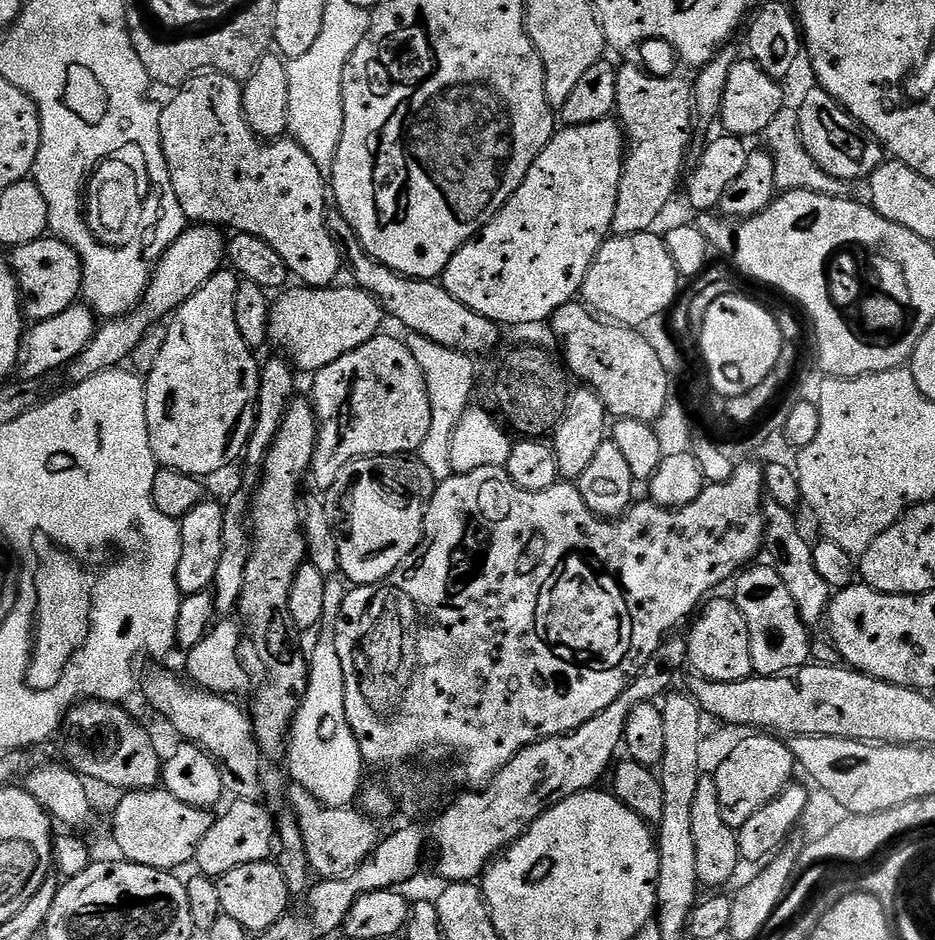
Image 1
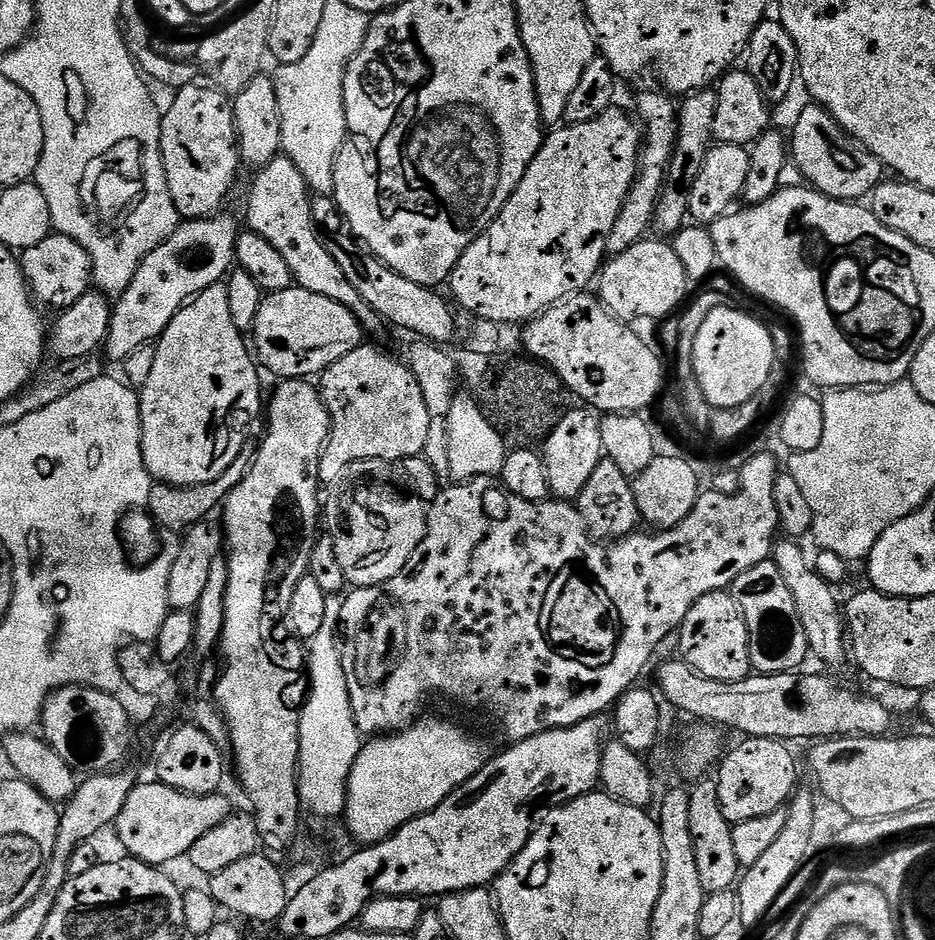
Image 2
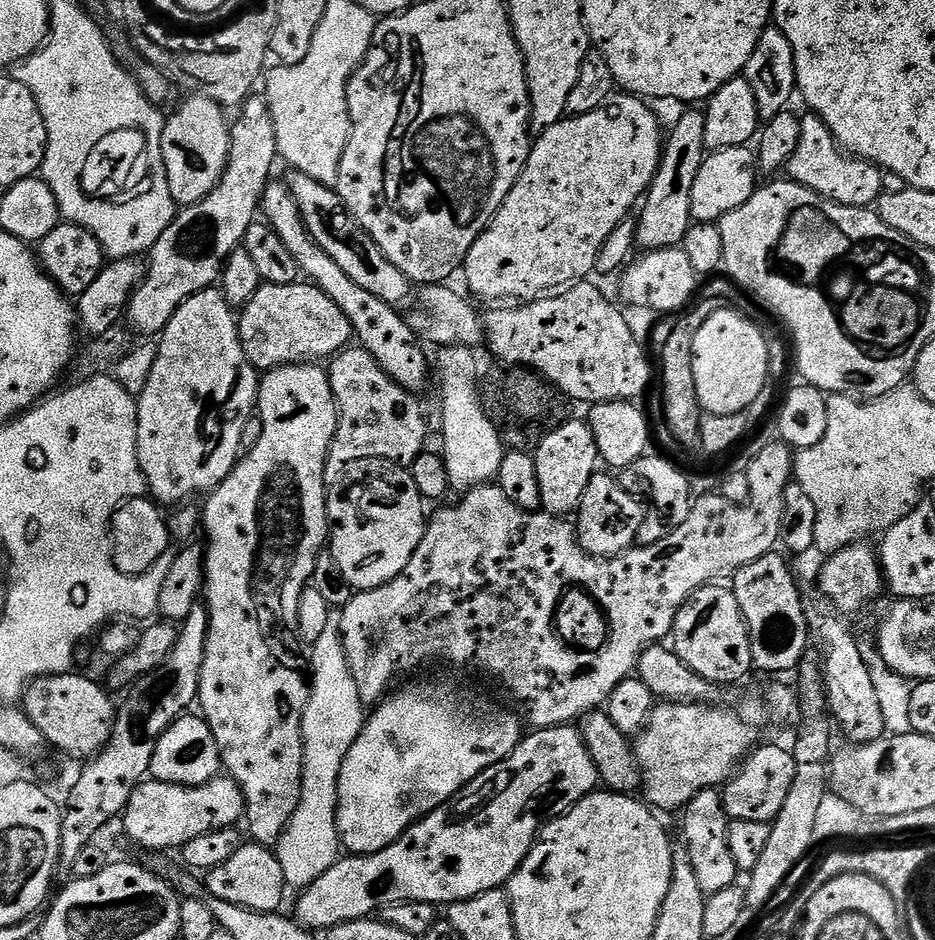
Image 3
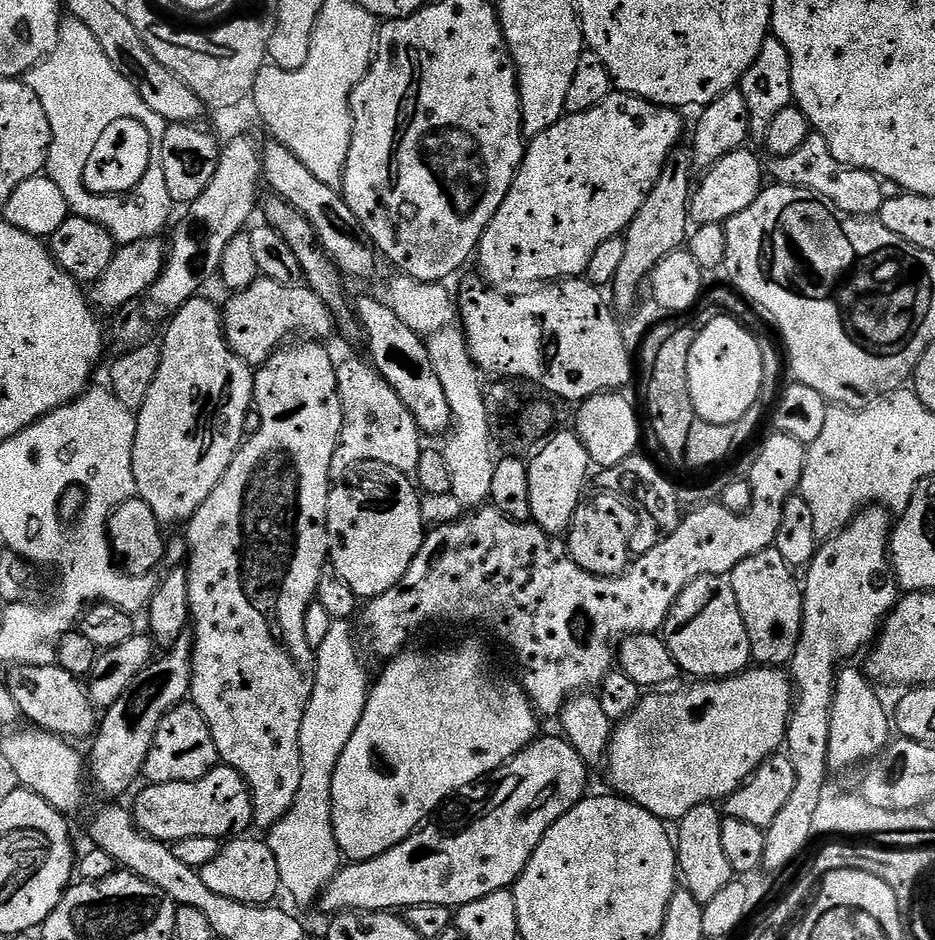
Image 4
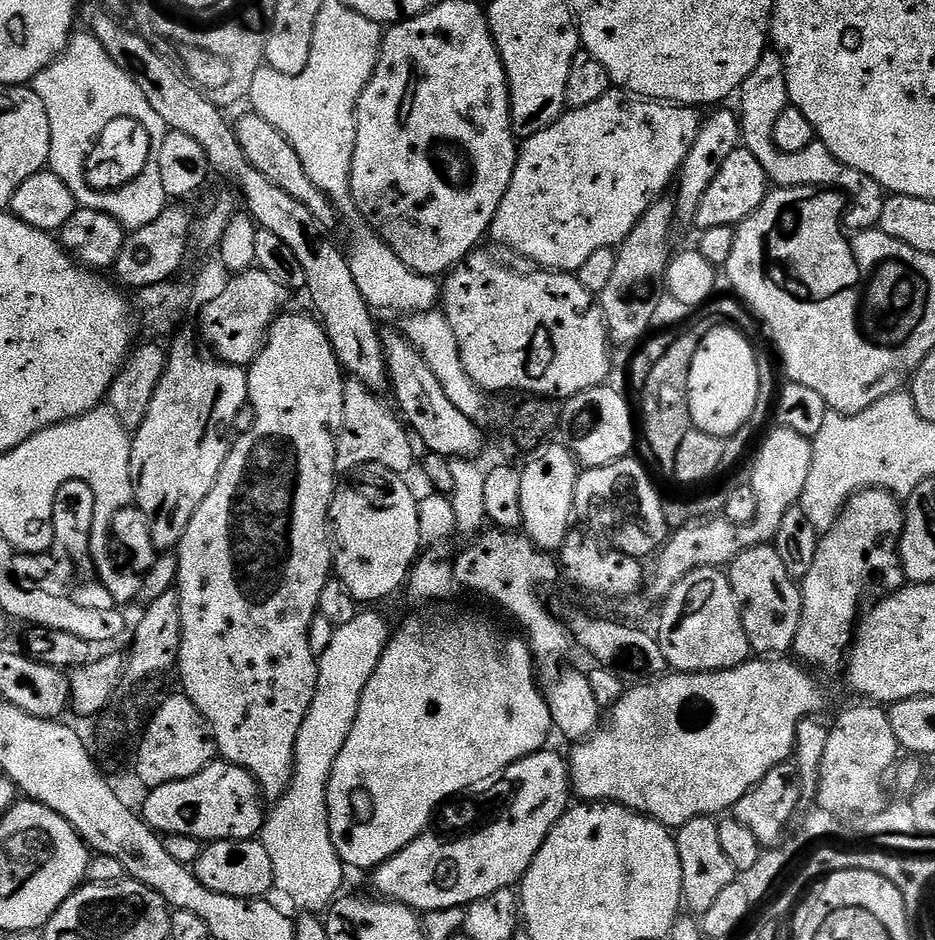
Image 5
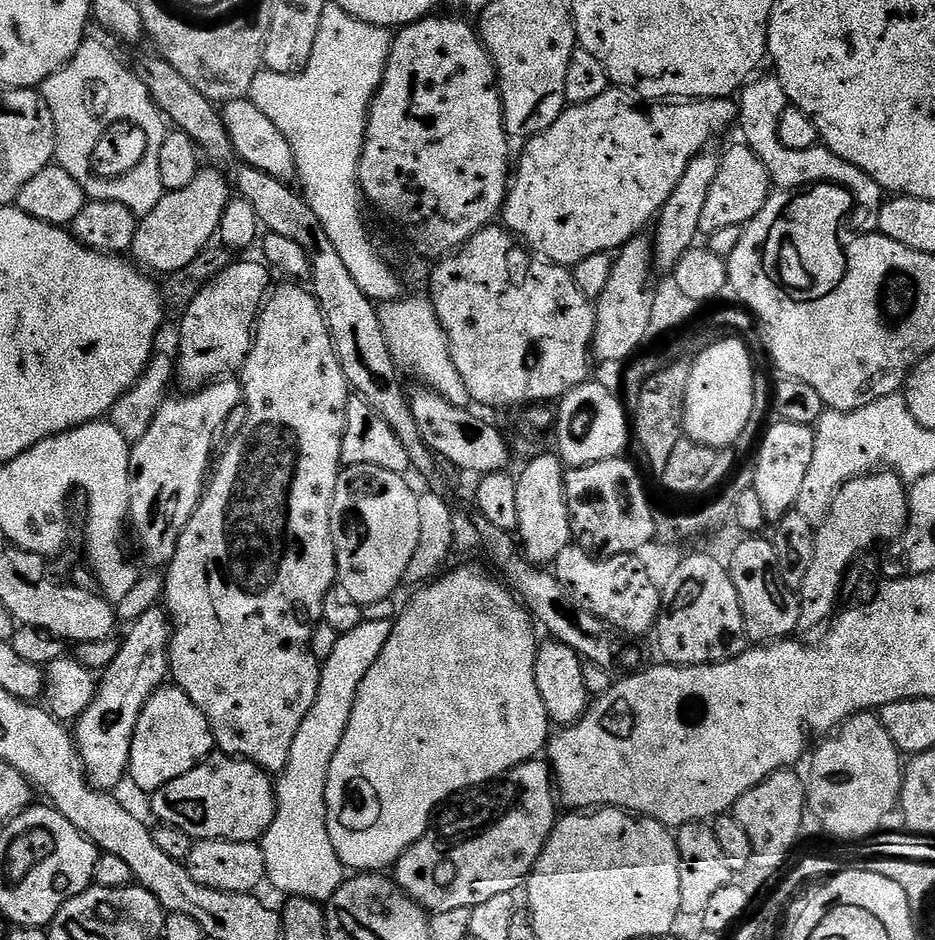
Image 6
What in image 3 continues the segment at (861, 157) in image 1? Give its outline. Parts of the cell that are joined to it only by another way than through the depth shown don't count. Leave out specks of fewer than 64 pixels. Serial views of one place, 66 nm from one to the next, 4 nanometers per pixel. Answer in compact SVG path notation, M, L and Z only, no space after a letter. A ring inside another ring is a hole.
M805 115L800 125L802 138L798 142L798 150L794 150L788 163L787 179L814 190L820 196L838 202L842 206L866 208L875 205L886 188L885 173L869 160L861 160L859 156L845 152L820 116Z

